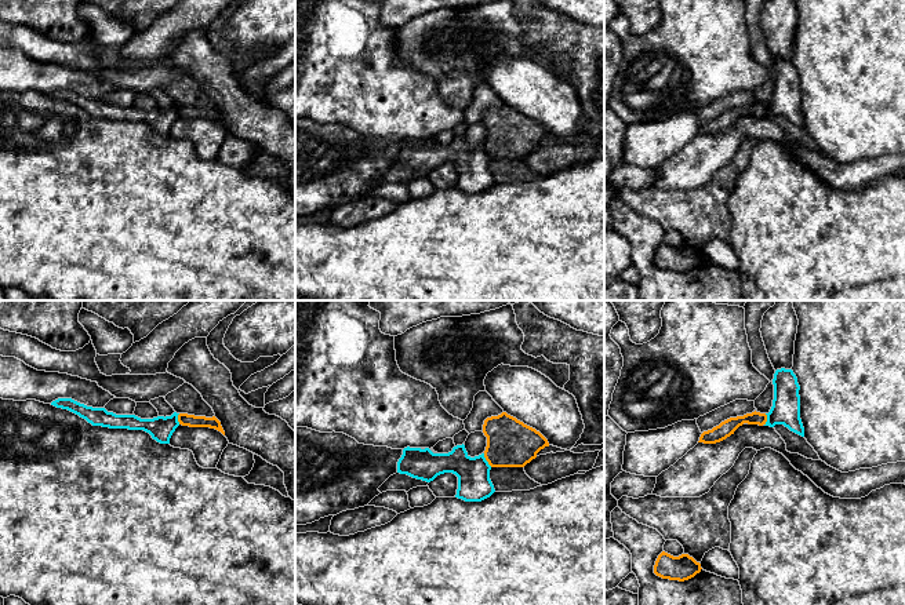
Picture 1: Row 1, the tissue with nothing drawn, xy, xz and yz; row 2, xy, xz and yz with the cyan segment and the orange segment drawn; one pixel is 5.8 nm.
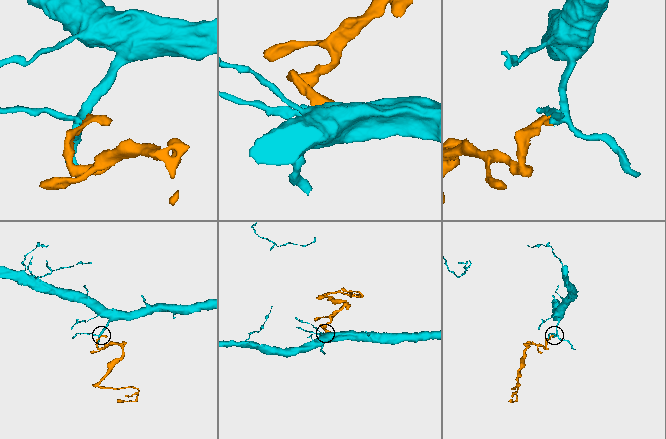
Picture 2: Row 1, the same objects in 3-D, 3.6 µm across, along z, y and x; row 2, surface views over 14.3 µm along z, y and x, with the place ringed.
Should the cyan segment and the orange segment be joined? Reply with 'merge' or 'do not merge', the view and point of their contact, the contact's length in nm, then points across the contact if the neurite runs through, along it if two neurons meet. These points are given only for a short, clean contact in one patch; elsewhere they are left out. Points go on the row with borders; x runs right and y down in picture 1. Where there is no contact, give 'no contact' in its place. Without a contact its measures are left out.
do not merge; meets cyan in xz at (486, 460); contact 90 nm long; border along xz (483, 454), (491, 466)

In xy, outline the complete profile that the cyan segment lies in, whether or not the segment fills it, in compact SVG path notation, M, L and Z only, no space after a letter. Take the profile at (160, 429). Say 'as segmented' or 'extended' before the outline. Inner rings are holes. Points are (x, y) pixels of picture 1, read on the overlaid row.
as segmented; M58 398L51 405L68 409L80 418L86 419L92 426L102 426L109 429L128 429L143 430L160 444L170 444L170 438L175 429L179 426L178 415L174 412L171 416L157 416L153 419L141 419L135 415L116 415L108 412L105 408L92 408L80 404L72 398Z

